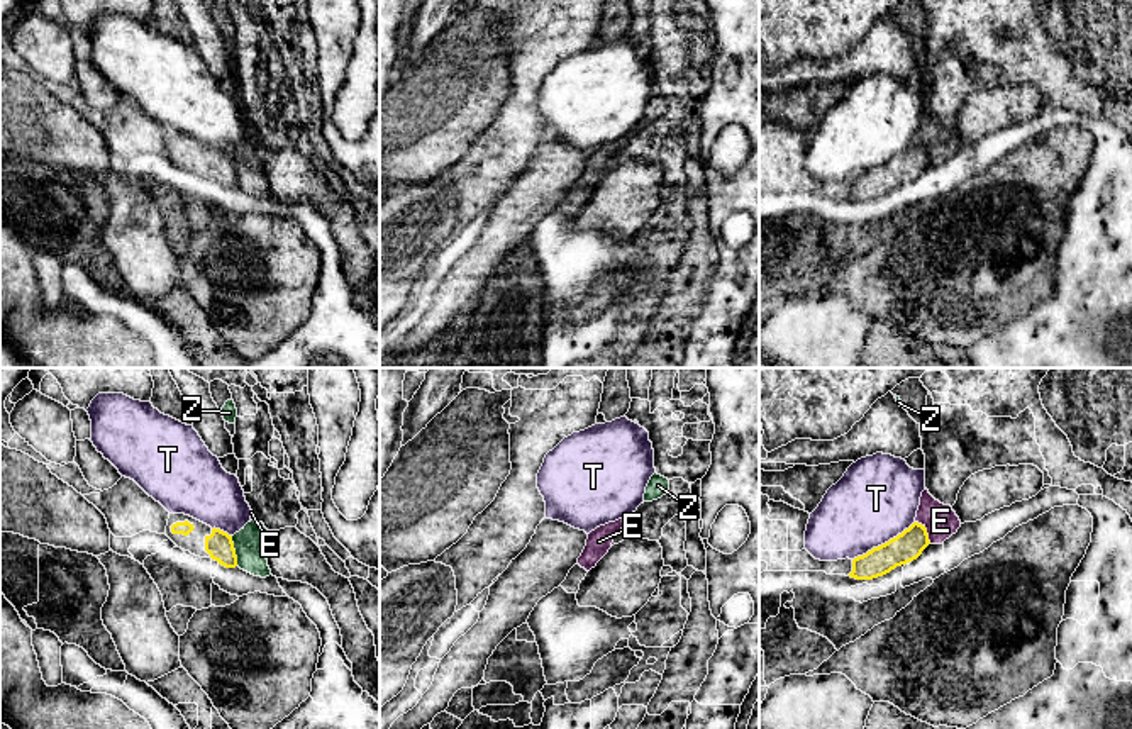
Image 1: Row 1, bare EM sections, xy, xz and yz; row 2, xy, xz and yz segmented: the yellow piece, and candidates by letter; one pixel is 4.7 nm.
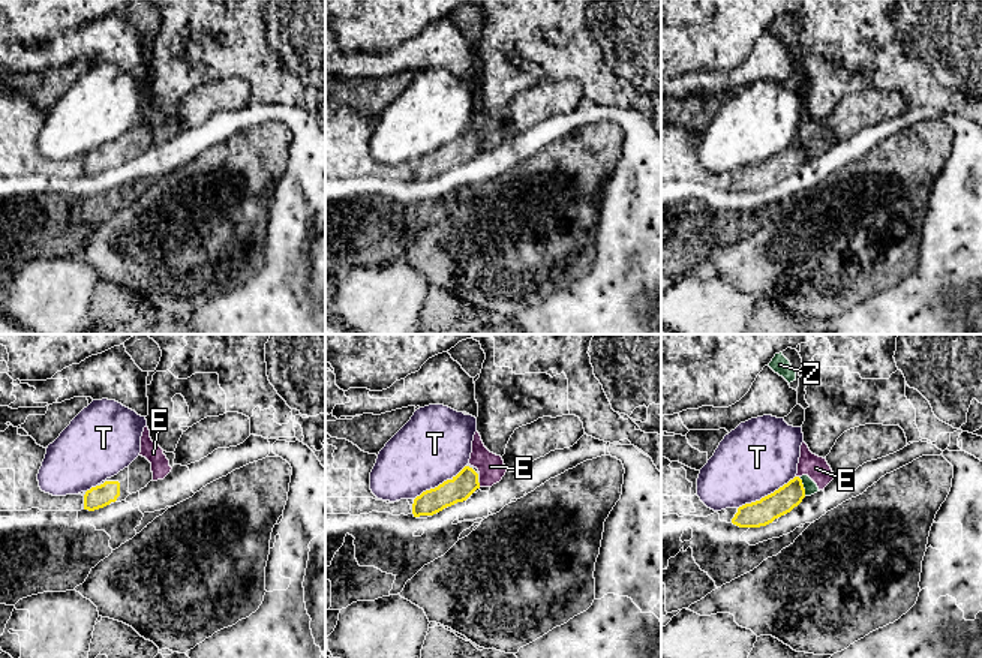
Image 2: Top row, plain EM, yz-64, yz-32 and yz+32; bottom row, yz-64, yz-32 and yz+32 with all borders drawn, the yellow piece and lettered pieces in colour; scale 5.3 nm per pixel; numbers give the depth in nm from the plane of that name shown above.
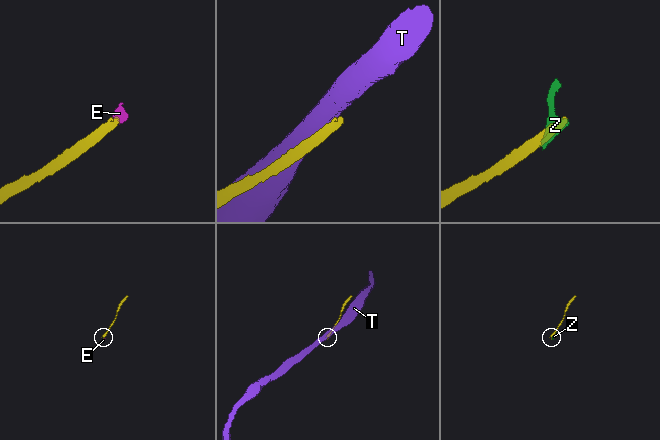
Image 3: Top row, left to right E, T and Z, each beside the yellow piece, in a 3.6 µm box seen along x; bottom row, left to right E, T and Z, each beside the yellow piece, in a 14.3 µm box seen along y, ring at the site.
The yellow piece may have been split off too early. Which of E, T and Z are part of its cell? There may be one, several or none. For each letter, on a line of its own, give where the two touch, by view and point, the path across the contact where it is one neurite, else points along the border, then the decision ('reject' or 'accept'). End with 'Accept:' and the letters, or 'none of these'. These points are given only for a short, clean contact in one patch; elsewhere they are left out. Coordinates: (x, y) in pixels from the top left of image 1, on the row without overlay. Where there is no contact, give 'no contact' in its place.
E: yz (926, 151) | along yz (915, 141), (926, 150), (931, 163) | reject
T: yz (885, 163) | reject
Z: xy (234, 172) | reject
Accept: none of these

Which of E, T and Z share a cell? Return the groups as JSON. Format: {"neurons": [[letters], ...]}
{"neurons": [["E", "Z"], ["T"]]}

